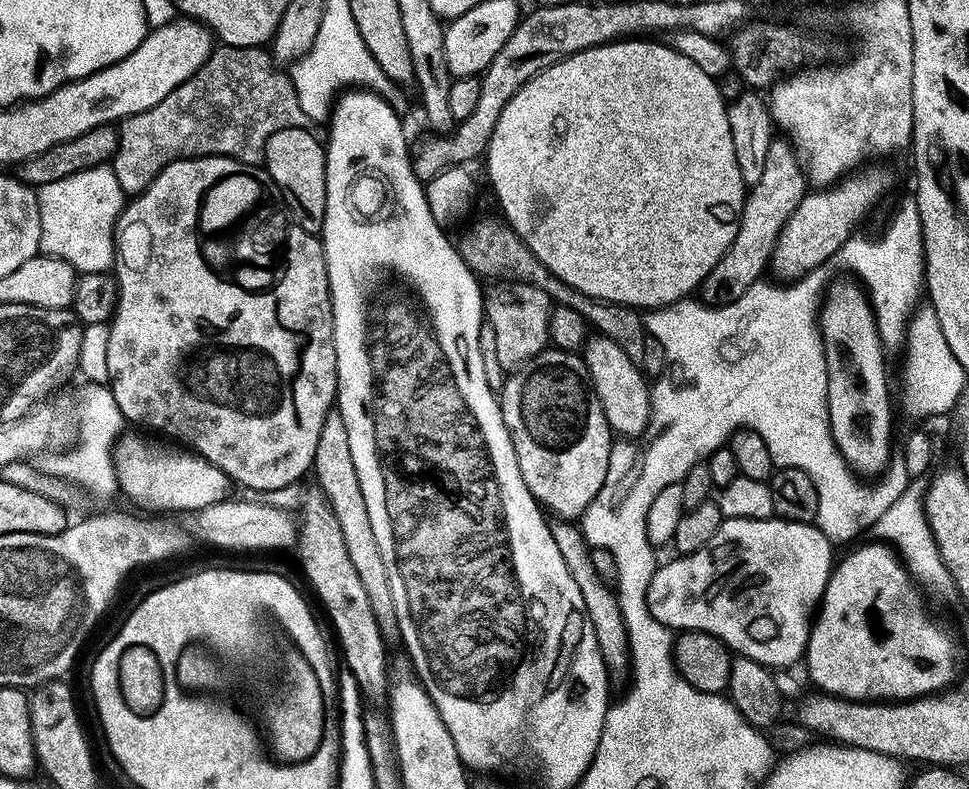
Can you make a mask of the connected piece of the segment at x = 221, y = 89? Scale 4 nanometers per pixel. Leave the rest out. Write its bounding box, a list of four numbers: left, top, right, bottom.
[110,46,309,194]

